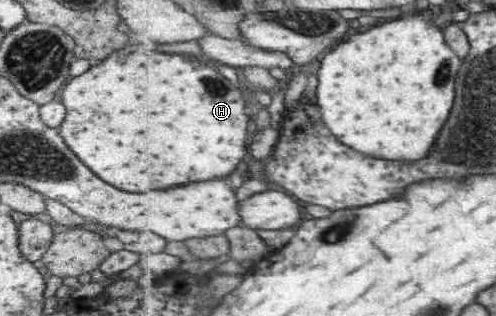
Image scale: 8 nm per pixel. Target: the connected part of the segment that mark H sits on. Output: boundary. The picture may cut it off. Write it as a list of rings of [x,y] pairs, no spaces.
[[[129,46],[129,48],[121,48],[117,52],[111,52],[101,64],[91,66],[87,72],[83,72],[81,76],[71,78],[63,90],[61,90],[61,104],[65,106],[65,118],[59,126],[59,136],[63,138],[63,142],[67,144],[67,148],[85,164],[89,166],[89,170],[103,178],[107,184],[123,190],[123,192],[145,192],[145,190],[161,190],[161,188],[173,188],[179,184],[189,184],[189,182],[203,182],[203,180],[215,180],[221,176],[229,176],[237,170],[237,164],[243,162],[243,158],[247,156],[247,124],[249,124],[249,116],[245,114],[248,111],[247,104],[243,100],[243,94],[248,91],[239,84],[238,81],[227,80],[225,76],[221,76],[215,68],[207,66],[205,62],[197,62],[197,60],[187,60],[181,54],[161,54],[157,50],[145,50],[139,46]]]

